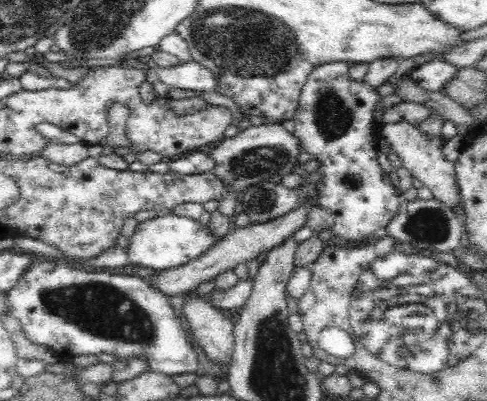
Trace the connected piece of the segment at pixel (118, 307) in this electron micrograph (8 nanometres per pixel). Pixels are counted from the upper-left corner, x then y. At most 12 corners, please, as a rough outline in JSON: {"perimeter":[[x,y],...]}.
{"perimeter":[[32,262],[9,315],[59,361],[196,373],[187,325],[134,276]]}

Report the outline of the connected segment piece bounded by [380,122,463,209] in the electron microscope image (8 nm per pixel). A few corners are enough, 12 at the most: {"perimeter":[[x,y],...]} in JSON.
{"perimeter":[[410,122],[383,123],[390,152],[435,200],[462,208],[444,138]]}

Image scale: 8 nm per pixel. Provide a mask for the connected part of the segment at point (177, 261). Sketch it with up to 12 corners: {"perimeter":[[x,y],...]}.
{"perimeter":[[174,213],[139,222],[130,264],[155,271],[202,256],[214,237],[196,218]]}

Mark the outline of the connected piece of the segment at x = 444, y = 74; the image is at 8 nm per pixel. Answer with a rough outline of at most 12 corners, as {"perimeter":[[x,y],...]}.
{"perimeter":[[442,58],[416,67],[410,80],[440,92],[458,68]]}

